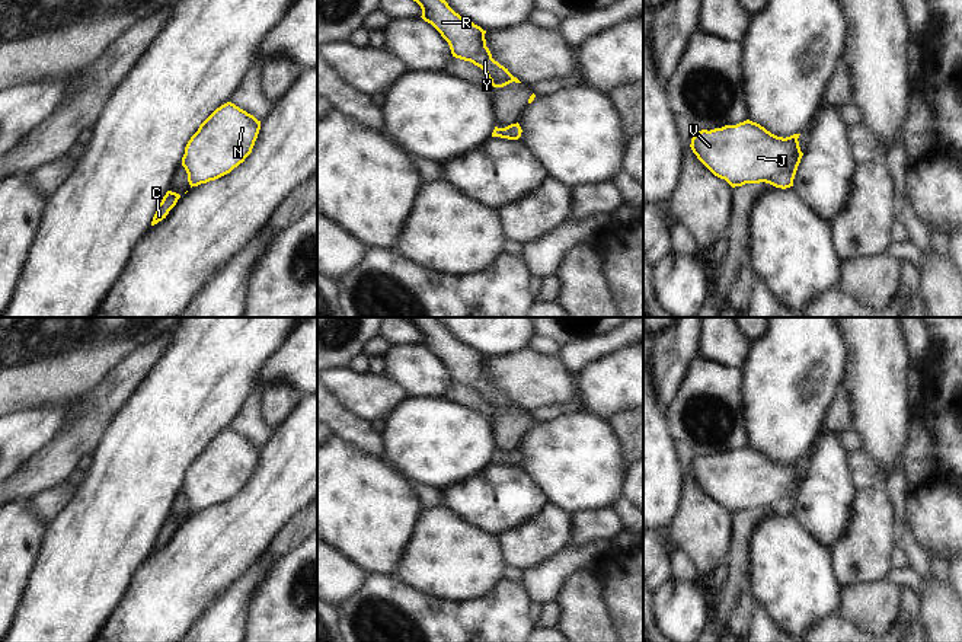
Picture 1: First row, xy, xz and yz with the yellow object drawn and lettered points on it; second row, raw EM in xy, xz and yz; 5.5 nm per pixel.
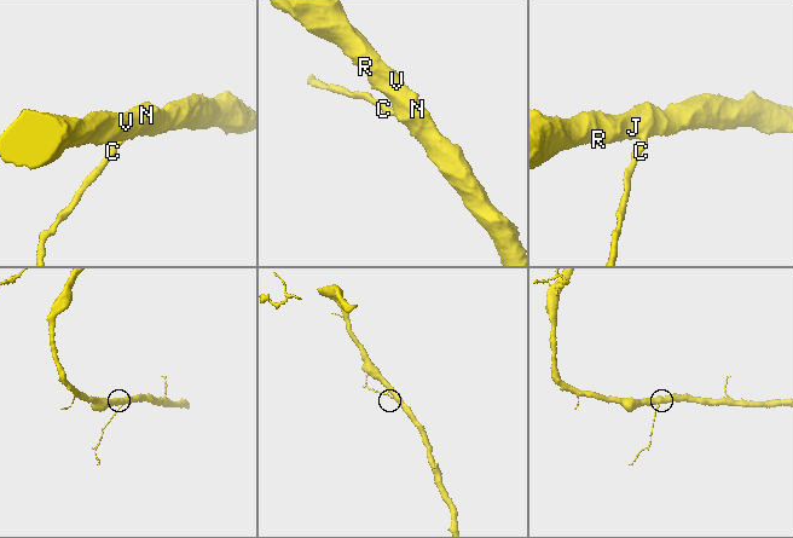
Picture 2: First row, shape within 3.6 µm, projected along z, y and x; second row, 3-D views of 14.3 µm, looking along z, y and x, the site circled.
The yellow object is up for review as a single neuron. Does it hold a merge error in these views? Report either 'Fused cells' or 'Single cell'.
Single cell

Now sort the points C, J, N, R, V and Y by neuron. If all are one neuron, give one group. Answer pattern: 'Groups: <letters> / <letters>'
Groups: C J N R V Y

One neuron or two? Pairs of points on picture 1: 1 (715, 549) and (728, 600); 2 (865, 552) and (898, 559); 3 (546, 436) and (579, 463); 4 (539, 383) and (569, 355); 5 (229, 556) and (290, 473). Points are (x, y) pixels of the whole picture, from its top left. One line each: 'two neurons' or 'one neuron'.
1: two neurons
2: two neurons
3: one neuron
4: two neurons
5: one neuron

